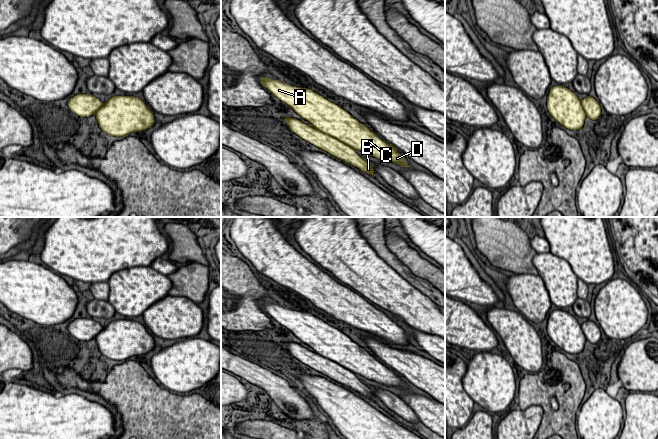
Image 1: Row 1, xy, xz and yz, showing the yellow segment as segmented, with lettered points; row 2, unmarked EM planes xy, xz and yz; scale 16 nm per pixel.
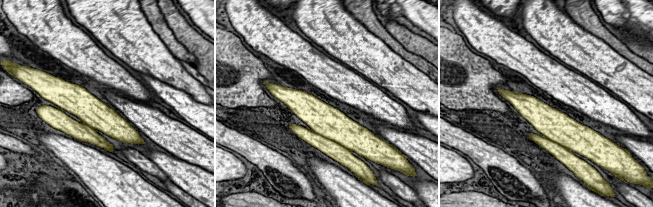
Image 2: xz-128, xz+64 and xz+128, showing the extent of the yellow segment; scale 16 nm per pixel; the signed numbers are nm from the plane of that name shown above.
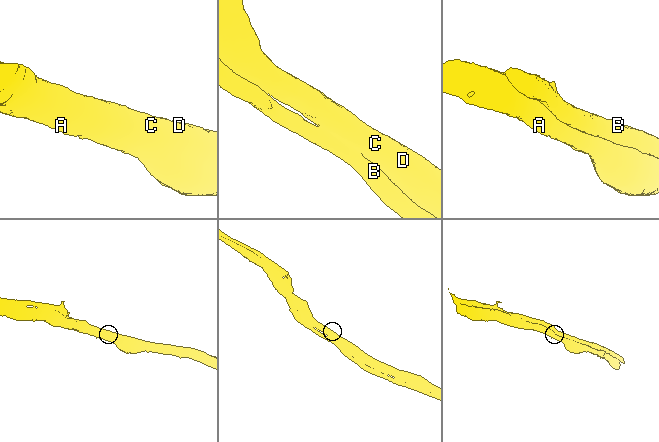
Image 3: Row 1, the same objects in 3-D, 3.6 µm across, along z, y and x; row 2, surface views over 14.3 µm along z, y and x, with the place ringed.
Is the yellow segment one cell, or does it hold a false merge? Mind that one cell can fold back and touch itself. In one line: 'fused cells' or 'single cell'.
fused cells

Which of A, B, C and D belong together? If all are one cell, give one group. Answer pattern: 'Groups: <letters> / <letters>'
Groups: A C D / B

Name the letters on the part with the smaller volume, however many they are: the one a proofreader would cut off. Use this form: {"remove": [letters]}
{"remove": ["B"]}

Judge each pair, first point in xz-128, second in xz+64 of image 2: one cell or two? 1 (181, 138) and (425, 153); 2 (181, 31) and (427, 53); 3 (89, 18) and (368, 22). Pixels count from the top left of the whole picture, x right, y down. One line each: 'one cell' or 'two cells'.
1: one cell
2: one cell
3: two cells

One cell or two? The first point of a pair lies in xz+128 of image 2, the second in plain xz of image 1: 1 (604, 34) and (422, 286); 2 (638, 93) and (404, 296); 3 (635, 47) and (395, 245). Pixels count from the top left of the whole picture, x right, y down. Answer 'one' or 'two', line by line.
1: one
2: one
3: one

